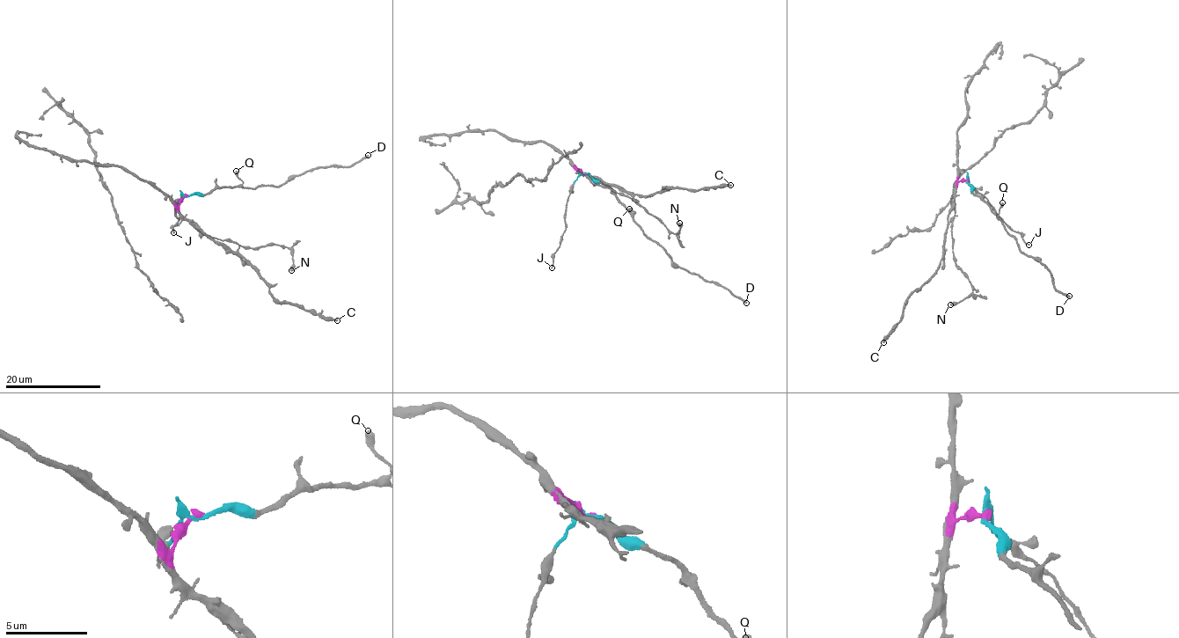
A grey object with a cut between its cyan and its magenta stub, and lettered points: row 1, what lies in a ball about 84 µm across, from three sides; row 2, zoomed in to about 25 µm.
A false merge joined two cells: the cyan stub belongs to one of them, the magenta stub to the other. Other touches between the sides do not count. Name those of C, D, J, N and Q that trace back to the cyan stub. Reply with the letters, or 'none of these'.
D, J, Q

